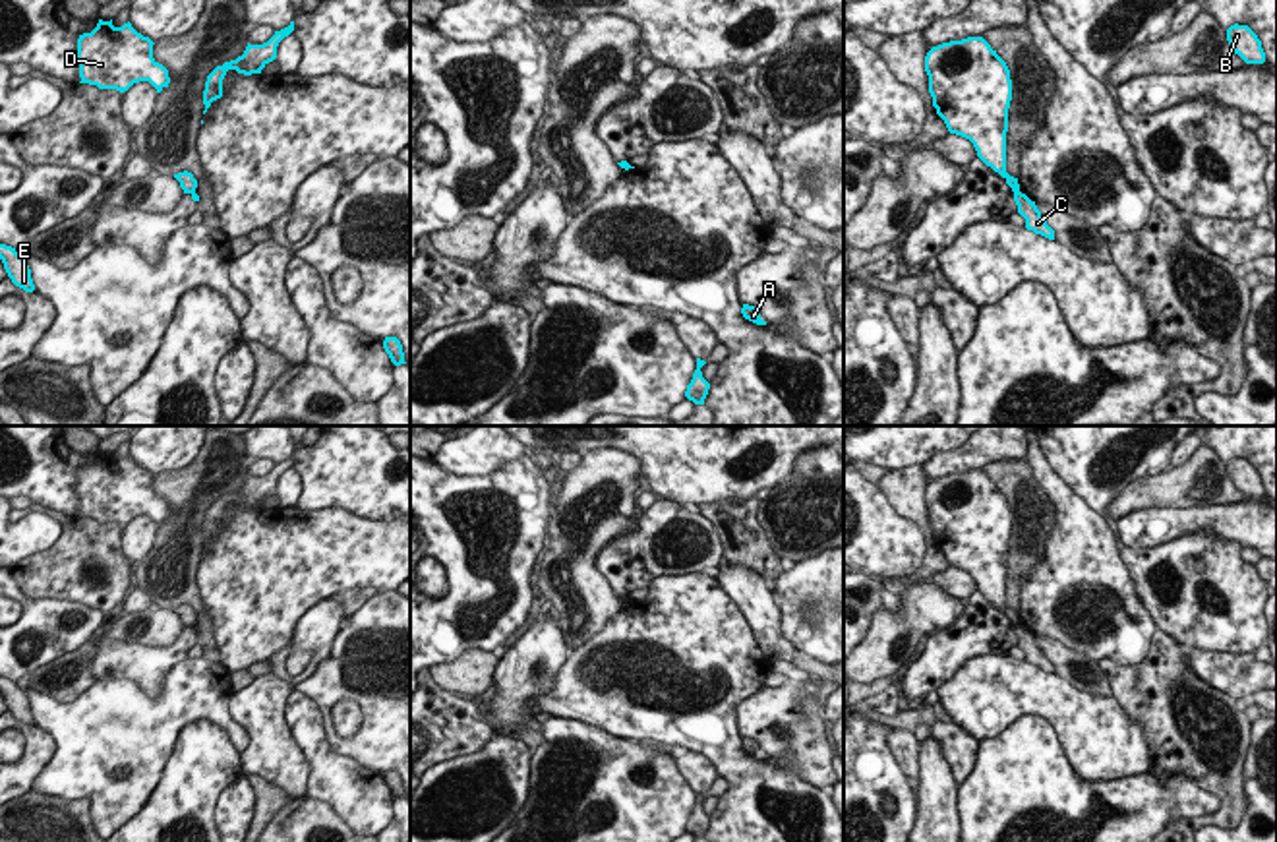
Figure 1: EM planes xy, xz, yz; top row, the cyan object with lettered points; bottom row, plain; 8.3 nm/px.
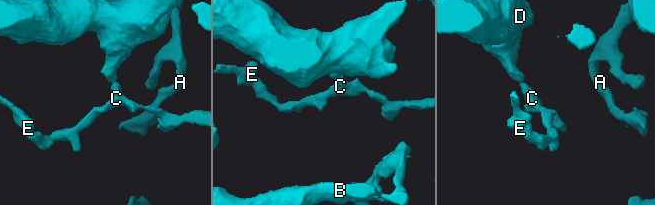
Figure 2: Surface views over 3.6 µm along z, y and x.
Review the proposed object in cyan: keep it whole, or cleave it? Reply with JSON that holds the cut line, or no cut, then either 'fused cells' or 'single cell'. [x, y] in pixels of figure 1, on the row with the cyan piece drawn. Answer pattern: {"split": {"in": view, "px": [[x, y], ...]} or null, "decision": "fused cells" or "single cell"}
{"split": {"in": "yz", "px": [[1018, 188], [1014, 192]]}, "decision": "fused cells"}

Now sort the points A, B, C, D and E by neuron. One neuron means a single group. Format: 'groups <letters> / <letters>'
groups A B C E / D

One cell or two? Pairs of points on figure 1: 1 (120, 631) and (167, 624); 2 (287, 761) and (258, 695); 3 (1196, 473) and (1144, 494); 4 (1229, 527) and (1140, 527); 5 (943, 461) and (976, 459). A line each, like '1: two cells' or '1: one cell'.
1: one cell
2: one cell
3: one cell
4: one cell
5: one cell

